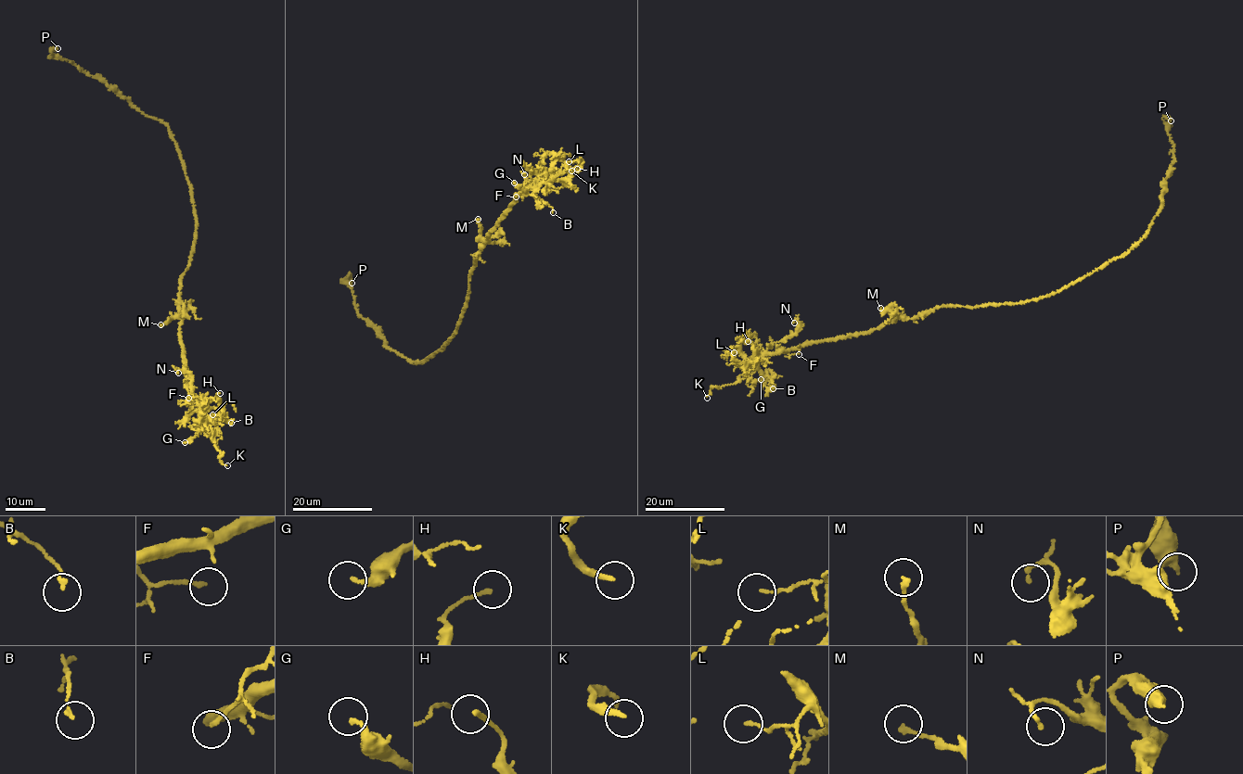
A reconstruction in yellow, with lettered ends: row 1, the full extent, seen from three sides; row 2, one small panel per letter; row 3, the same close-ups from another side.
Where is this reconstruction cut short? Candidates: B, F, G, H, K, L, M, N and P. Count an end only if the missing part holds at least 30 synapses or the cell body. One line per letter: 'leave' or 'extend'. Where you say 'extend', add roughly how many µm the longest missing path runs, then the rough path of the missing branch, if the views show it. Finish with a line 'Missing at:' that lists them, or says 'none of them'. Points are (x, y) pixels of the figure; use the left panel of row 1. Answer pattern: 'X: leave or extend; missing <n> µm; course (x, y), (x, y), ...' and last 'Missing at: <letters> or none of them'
B: leave
F: leave
G: leave
H: leave
K: extend; missing 40 µm; course (227, 465), (234, 468), (236, 476), (225, 486), (204, 489), (156, 513)
L: leave
M: leave
N: leave
P: leave
Missing at: K

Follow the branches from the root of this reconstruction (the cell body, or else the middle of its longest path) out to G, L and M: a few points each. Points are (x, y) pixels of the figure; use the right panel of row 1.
G: (994, 304), (936, 307), (913, 318), (890, 320), (867, 332), (765, 353), (757, 369), (772, 374), (761, 379)
L: (994, 304), (936, 307), (913, 318), (890, 320), (867, 332), (765, 354), (752, 364), (726, 352), (734, 352)
M: (994, 304), (973, 308), (942, 306), (913, 318), (880, 308)

